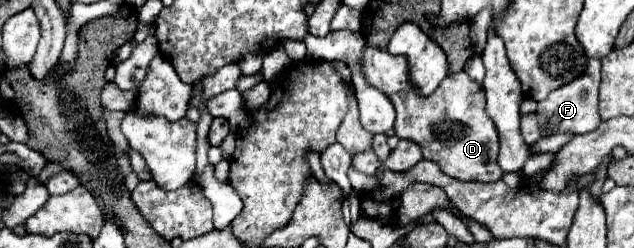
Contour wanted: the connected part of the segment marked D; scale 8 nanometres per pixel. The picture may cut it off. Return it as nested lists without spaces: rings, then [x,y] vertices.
[[[368,46],[364,52],[364,62],[362,62],[364,74],[372,86],[378,90],[386,92],[388,98],[392,98],[392,104],[396,108],[396,136],[404,140],[412,140],[422,148],[422,156],[430,162],[436,162],[440,170],[456,180],[462,182],[494,182],[502,178],[502,170],[496,162],[498,158],[498,132],[490,116],[486,114],[486,94],[482,84],[474,82],[466,72],[452,74],[444,78],[440,88],[436,88],[434,94],[430,96],[418,96],[414,88],[410,88],[410,82],[406,78],[406,58],[402,56],[390,56],[386,50],[378,50],[374,46]]]

